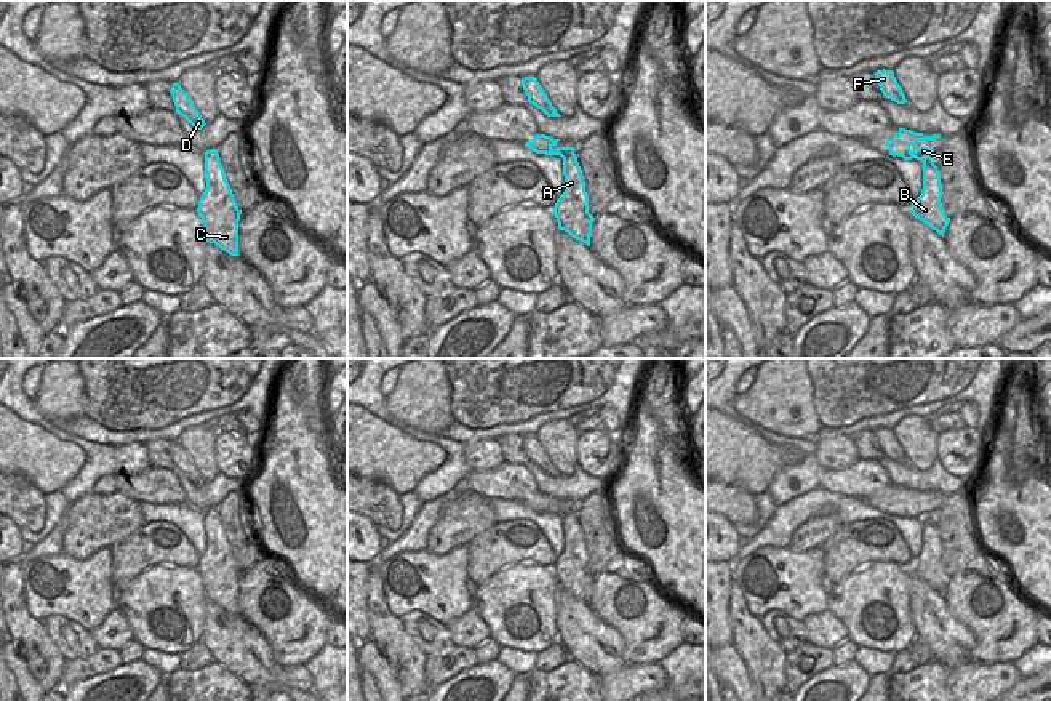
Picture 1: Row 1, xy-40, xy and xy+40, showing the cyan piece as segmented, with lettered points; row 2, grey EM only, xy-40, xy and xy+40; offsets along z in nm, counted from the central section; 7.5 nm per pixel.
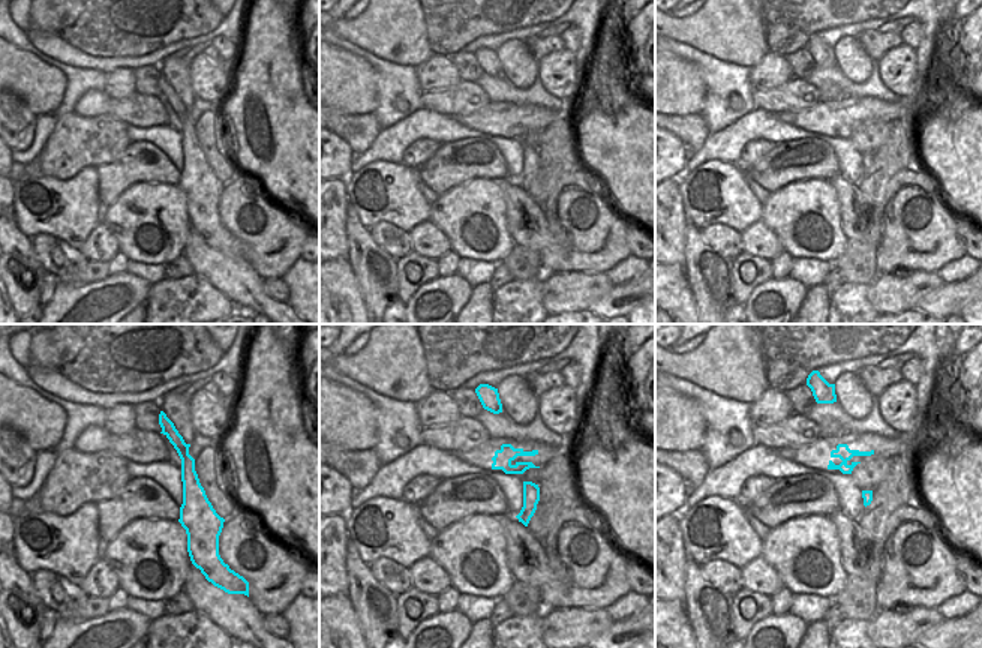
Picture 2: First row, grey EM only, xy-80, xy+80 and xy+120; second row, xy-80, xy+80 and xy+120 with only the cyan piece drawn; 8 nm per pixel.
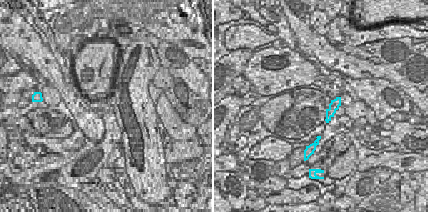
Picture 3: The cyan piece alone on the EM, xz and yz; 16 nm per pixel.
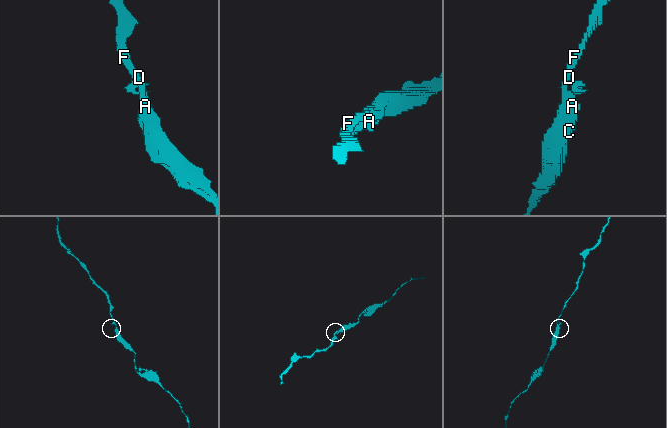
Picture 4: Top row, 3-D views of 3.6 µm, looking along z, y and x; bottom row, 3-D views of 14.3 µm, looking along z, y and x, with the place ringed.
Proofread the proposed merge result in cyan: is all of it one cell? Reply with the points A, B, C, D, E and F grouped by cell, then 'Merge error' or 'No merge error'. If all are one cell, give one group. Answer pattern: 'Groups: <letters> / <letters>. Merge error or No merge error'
Groups: A B C D E F. No merge error

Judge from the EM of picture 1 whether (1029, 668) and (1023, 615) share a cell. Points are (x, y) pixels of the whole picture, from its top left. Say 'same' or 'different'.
different

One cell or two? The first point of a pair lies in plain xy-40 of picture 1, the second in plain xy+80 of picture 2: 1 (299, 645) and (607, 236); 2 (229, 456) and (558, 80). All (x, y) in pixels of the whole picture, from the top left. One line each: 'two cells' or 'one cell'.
1: one cell
2: one cell

